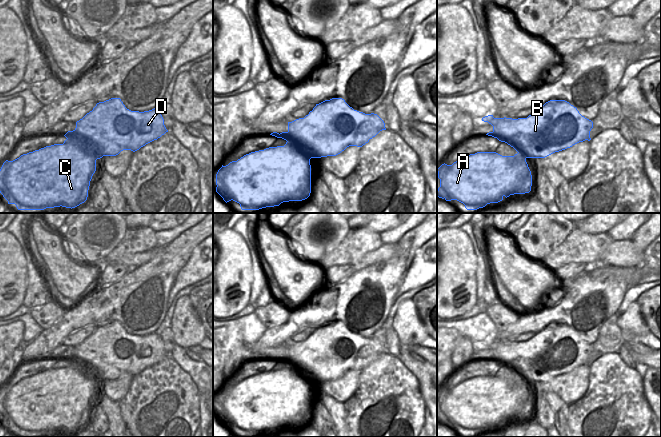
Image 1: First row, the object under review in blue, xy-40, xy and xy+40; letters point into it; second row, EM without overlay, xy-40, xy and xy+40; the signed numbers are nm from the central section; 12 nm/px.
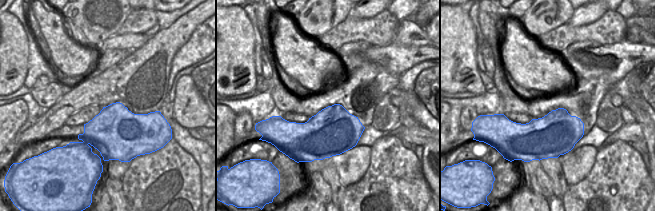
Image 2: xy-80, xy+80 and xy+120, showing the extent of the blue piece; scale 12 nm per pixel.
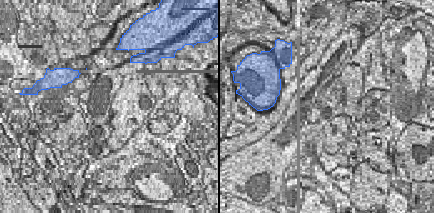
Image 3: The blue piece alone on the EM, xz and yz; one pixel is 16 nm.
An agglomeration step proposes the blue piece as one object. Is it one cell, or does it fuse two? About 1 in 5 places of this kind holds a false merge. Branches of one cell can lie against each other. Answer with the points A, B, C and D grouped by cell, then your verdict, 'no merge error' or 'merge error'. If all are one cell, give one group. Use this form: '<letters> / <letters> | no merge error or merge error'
A B C D | no merge error

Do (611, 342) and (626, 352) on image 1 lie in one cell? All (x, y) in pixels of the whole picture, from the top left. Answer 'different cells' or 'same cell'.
different cells

